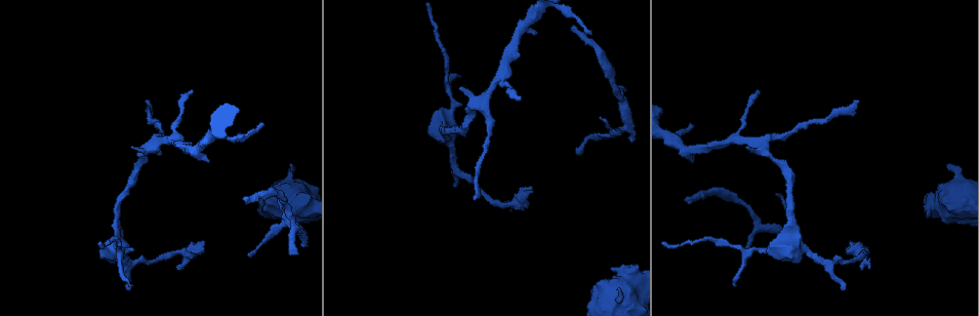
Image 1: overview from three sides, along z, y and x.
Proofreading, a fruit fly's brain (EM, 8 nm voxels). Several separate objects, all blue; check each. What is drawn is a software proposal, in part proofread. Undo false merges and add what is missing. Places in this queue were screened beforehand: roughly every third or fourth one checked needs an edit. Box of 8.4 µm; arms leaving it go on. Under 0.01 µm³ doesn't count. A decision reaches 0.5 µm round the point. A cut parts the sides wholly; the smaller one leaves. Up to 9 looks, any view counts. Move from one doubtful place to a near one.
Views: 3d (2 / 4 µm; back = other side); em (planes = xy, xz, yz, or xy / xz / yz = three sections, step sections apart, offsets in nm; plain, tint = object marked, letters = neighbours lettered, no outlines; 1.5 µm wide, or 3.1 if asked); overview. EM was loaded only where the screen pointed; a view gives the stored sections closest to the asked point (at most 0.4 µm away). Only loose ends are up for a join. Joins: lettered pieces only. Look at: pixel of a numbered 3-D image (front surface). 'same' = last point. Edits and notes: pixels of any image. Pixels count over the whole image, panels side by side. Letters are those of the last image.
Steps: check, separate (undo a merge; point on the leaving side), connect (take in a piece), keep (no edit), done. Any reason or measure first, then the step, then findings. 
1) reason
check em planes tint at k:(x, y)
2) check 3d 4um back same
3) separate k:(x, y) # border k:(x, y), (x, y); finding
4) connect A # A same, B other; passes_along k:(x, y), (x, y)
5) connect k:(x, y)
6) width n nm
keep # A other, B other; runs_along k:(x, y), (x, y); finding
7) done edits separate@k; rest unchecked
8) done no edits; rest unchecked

branch stops here
check em planes letters at 1:(630, 140)

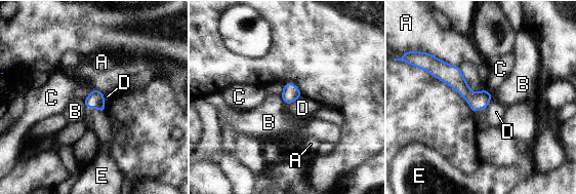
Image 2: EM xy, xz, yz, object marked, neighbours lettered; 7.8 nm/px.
connect E # A other, B other, C other, D other, E same; passes_along 2:(95, 99), (95, 107), (95, 121); the neuron continues

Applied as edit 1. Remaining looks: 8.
check overview

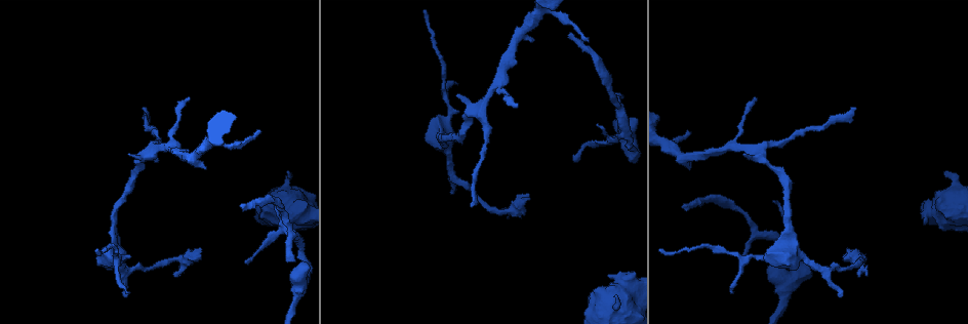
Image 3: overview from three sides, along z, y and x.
free end
check em planes letters at 3:(945, 175)

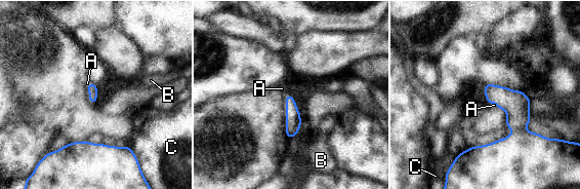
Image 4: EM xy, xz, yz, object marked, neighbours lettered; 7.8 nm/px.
longest_contact A 280 nm
connect A # A same, B other, C other; passes_along 4:(293, 121), (286, 110), (282, 88); it goes on there

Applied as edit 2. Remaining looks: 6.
free end
check 3d 4um at 3:(838, 295)

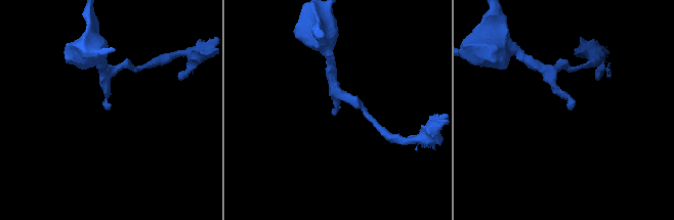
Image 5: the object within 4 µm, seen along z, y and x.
now the EM
check em xy step 8 letters at 5:(106, 108)

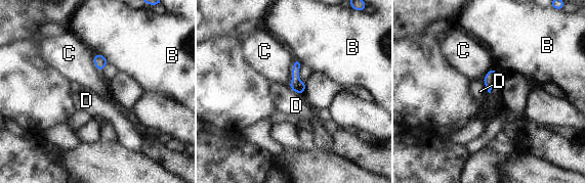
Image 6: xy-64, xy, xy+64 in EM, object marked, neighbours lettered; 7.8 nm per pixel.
check em planes letters same

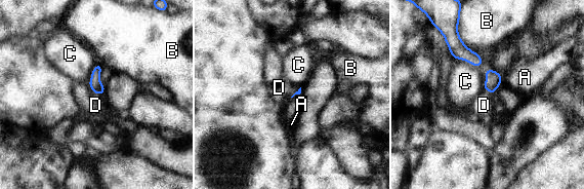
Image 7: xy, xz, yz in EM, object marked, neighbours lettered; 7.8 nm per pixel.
keep # A other, B other, C other, D other; border 7:(87, 83), (94, 92), (102, 95); no lettered piece goes on from it

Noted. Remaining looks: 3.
tapers out
check 3d 2um back at 3:(842, 257)

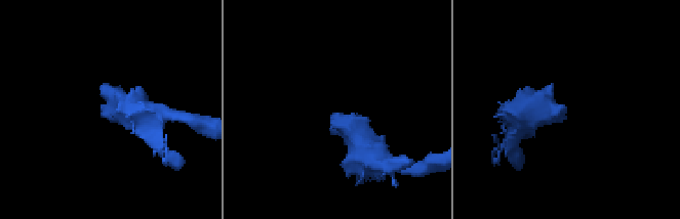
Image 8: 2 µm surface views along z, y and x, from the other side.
need the tissue
check em planes tint at 8:(339, 115)

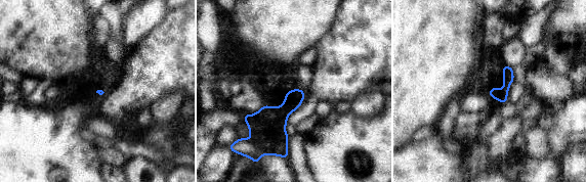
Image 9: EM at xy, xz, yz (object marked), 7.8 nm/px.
check em planes letters same

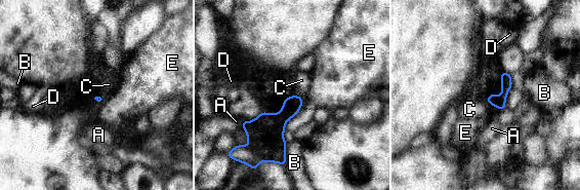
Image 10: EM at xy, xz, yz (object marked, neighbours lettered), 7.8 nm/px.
longest_contact B 190 nm
keep # A other, B other, C other, D other, E other; border 10:(297, 94), (301, 98); no lettered piece goes on from it

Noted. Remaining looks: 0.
done edits connect@2, connect@4; rest unchecked

